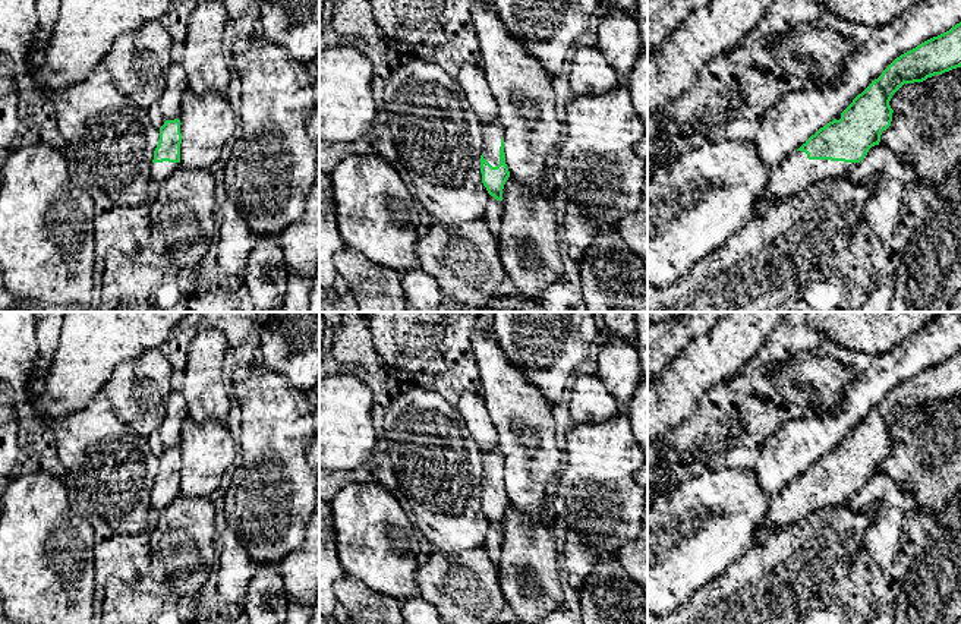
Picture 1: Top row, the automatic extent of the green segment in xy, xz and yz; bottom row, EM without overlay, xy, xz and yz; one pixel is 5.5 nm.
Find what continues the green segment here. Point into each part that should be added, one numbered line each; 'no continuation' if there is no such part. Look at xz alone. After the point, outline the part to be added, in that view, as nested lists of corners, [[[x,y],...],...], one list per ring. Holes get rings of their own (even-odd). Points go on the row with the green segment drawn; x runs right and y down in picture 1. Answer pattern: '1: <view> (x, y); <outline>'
1: xz (492, 135); [[[497,120],[483,123],[482,133],[482,154],[483,158],[492,166],[500,164],[500,146],[502,142],[502,130]]]

